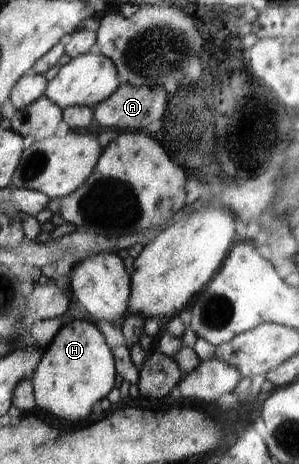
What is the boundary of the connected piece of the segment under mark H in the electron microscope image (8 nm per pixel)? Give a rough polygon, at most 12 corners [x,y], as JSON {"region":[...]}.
{"region":[[71,322],[33,377],[39,410],[81,422],[111,392],[101,332]]}

